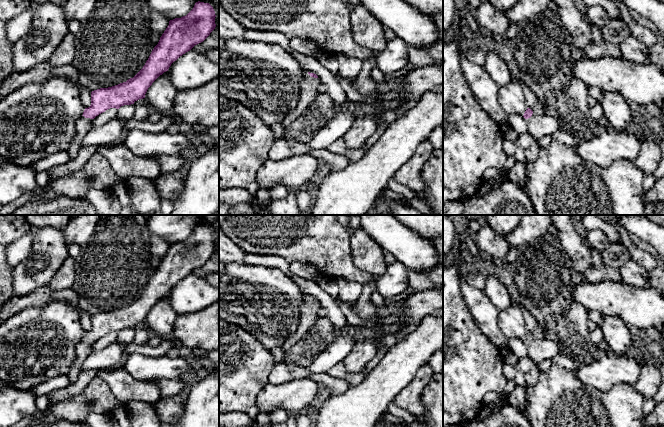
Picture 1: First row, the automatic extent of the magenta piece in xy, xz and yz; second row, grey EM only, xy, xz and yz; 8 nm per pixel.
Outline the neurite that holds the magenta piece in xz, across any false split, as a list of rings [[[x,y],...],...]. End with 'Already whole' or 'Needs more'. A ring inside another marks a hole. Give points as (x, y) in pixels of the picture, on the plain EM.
[[[304,296],[300,309],[300,323],[295,333],[289,336],[282,349],[284,352],[288,351],[298,340],[300,340],[315,324],[319,317],[317,312],[320,308],[318,300],[314,297]]]. Needs more

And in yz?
[[[527,332],[523,341],[526,343],[527,357],[535,366],[543,360],[552,360],[554,356],[561,353],[560,346],[555,339],[538,339]]]. Needs more

